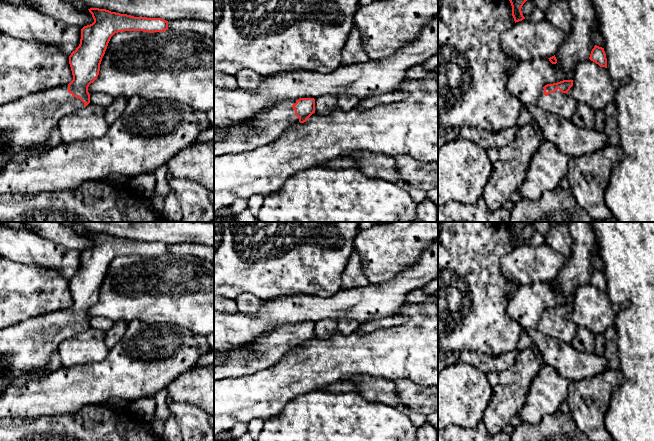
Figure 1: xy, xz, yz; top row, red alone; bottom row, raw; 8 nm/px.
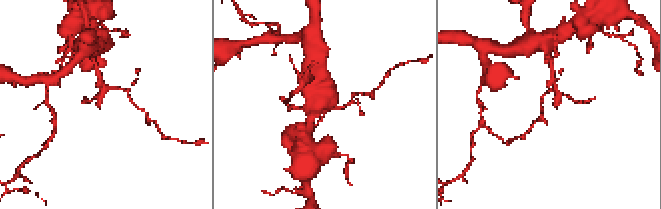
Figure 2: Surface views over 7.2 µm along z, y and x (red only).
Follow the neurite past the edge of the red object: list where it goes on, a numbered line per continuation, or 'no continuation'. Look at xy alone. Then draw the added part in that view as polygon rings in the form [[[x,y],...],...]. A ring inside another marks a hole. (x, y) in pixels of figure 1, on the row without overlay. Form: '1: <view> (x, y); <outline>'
1: xy (28, 346); [[[68,309],[28,318],[18,324],[0,329],[0,356],[6,360],[4,372],[0,373],[0,394],[10,387],[10,382],[16,377],[40,375],[46,372],[51,357],[58,351],[60,343],[83,331],[84,327],[78,321],[73,321],[68,316]]]

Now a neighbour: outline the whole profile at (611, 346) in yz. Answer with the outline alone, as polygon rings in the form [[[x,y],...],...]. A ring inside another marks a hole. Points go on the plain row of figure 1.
[[[614,326],[607,328],[607,330],[604,332],[604,337],[606,343],[603,356],[605,357],[609,368],[619,370],[618,335],[616,328]]]

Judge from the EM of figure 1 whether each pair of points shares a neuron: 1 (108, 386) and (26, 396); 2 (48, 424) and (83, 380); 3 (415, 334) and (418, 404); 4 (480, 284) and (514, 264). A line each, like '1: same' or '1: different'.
1: same
2: different
3: different
4: different

